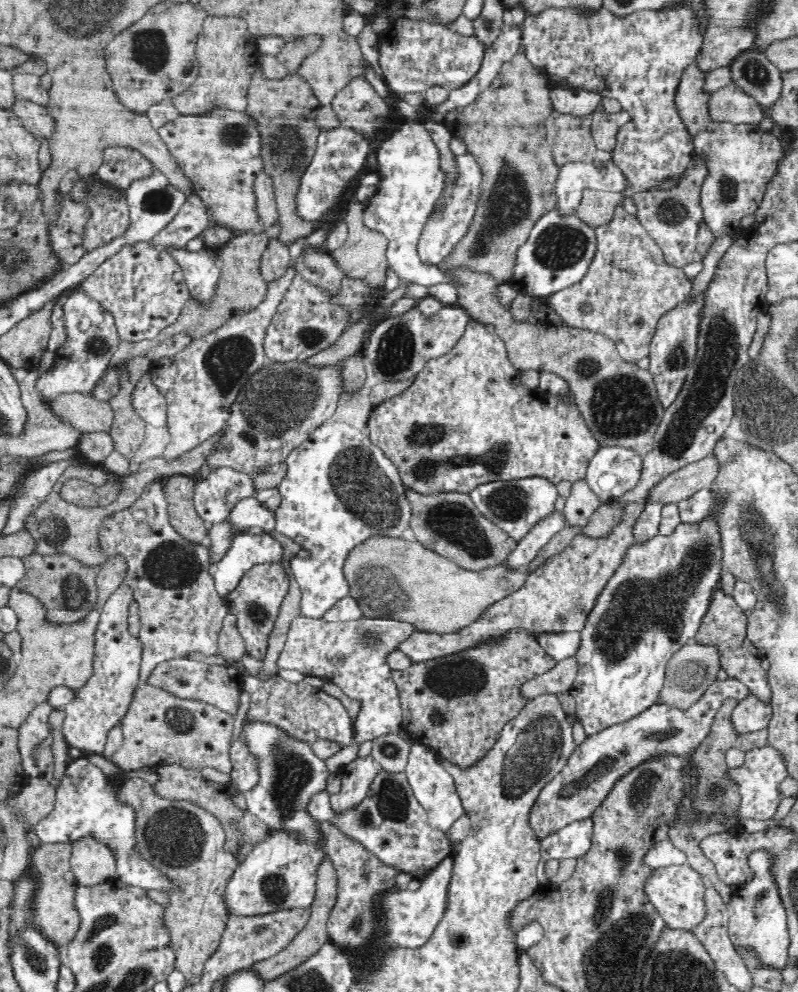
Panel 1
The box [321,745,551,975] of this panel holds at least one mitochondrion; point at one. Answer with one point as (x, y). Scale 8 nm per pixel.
(393, 804)

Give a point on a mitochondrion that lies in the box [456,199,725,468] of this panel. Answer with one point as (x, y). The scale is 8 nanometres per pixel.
(620, 405)

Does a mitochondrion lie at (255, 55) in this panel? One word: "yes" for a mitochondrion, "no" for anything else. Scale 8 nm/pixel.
no

